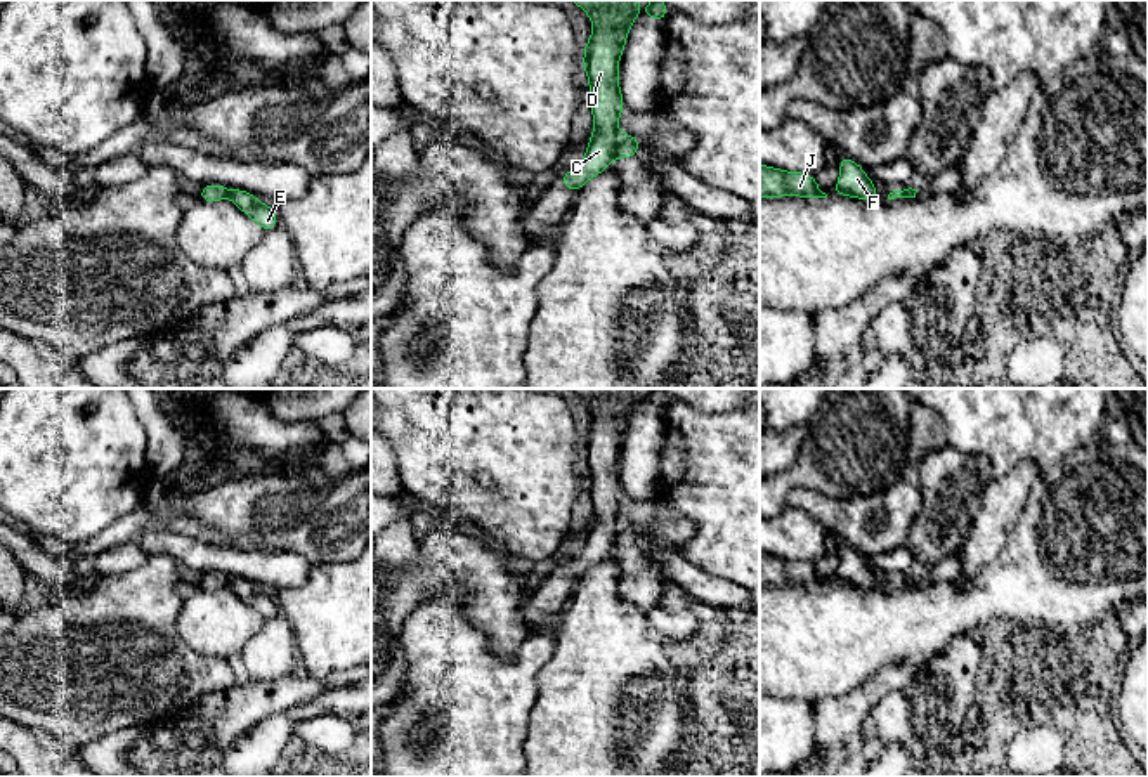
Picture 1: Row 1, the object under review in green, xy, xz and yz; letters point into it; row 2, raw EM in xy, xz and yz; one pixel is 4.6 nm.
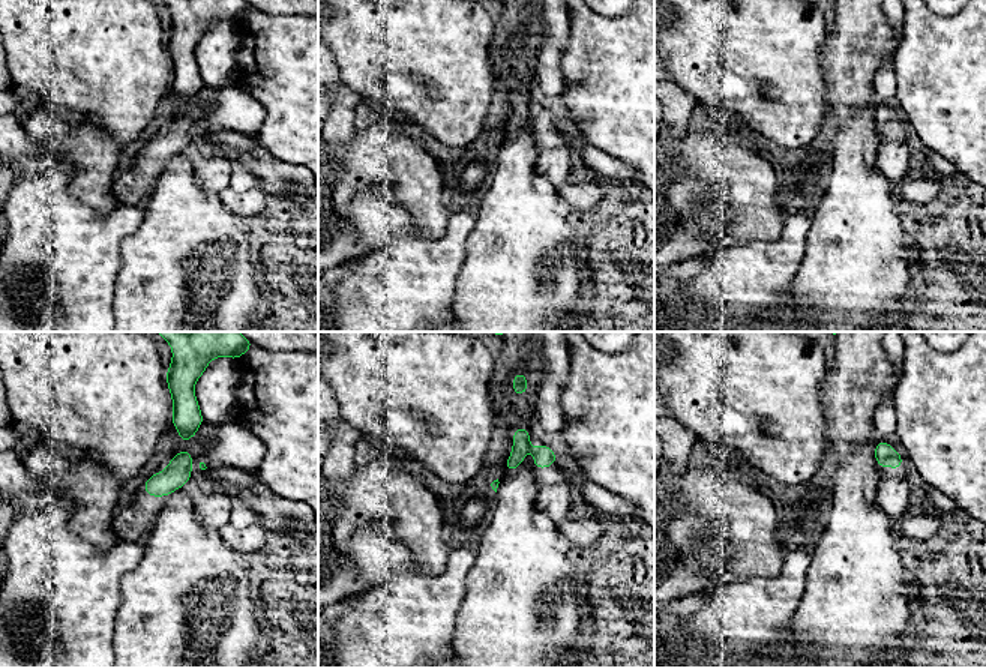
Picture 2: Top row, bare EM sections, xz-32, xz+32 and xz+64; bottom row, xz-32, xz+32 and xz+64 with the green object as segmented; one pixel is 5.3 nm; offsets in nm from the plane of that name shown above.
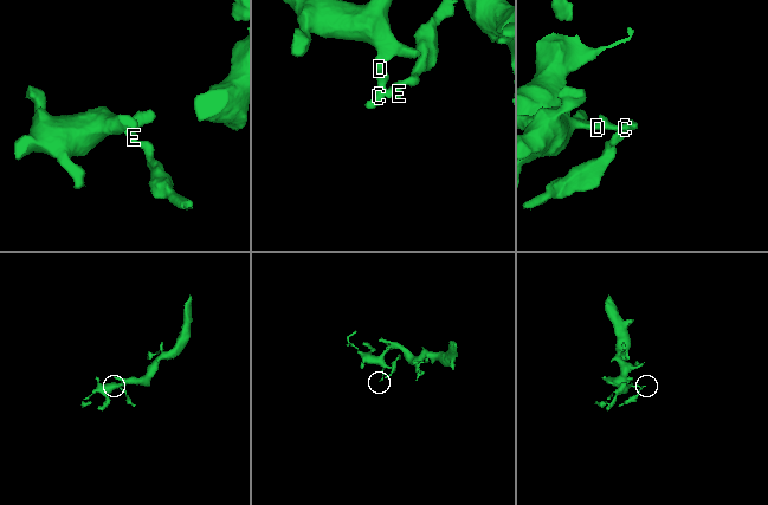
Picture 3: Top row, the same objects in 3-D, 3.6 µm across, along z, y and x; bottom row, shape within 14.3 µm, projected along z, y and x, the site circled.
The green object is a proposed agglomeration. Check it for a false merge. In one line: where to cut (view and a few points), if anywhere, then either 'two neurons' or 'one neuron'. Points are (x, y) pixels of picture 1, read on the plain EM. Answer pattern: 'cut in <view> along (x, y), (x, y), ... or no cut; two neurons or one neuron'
cut in xz along (621, 524), (614, 543); two neurons

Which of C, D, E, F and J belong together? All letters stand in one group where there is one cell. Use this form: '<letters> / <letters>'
C D F J / E

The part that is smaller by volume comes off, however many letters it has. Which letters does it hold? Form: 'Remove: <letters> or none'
Remove: E

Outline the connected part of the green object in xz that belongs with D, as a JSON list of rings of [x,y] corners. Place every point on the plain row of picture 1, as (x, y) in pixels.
[[[571,388],[584,397],[593,420],[584,434],[583,454],[590,470],[590,494],[595,519],[588,529],[584,548],[565,560],[560,574],[579,579],[590,567],[610,555],[621,526],[617,508],[624,498],[619,479],[619,447],[626,425],[638,406],[636,388]]]

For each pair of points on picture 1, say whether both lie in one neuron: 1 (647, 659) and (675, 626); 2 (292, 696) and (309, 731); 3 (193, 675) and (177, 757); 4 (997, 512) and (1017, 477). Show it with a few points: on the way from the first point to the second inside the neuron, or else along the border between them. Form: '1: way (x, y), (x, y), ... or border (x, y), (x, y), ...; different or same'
1: border (645, 614), (652, 633), (659, 640); different
2: border (318, 696), (293, 710); different
3: border (222, 691), (202, 696), (179, 717), (148, 725); different
4: way (1001, 503), (1015, 486); same

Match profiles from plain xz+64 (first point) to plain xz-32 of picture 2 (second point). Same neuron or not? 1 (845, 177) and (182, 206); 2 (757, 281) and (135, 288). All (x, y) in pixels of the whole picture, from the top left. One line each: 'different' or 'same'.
1: same
2: different

